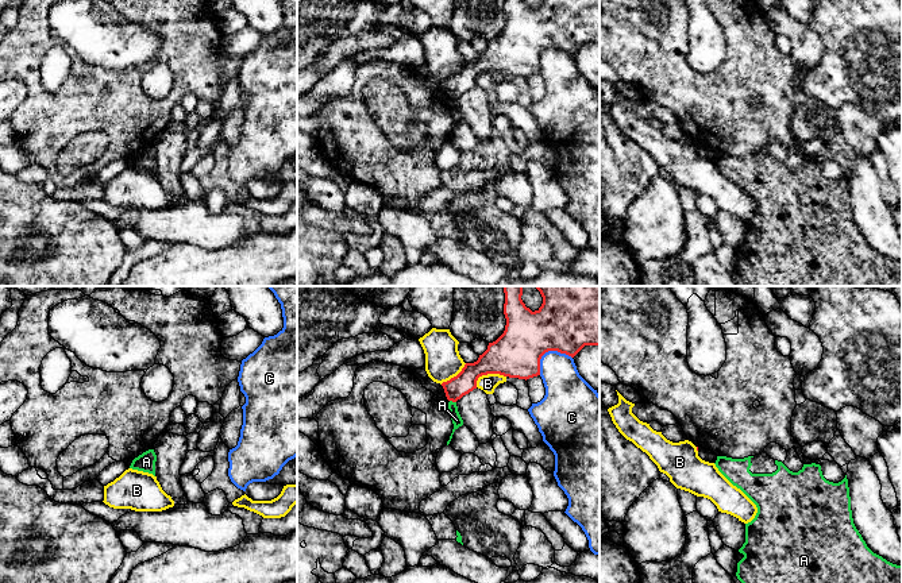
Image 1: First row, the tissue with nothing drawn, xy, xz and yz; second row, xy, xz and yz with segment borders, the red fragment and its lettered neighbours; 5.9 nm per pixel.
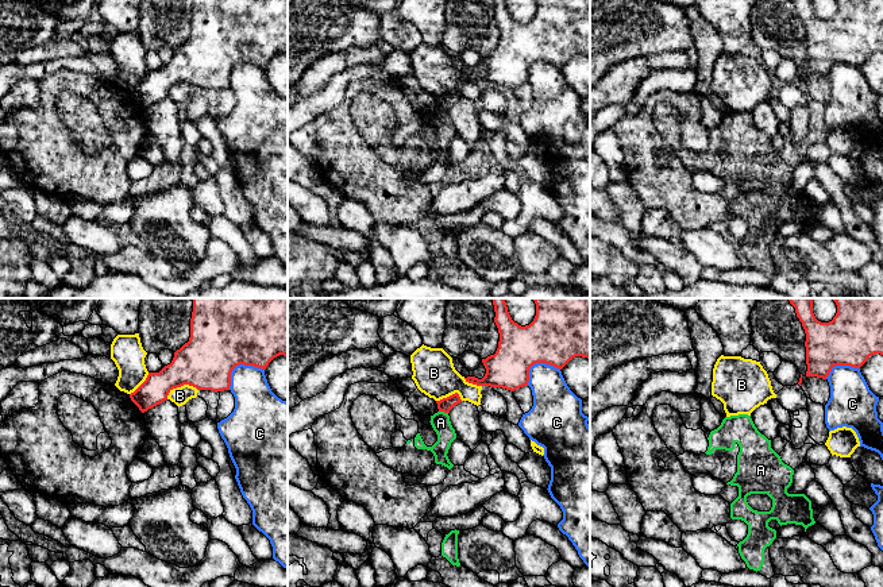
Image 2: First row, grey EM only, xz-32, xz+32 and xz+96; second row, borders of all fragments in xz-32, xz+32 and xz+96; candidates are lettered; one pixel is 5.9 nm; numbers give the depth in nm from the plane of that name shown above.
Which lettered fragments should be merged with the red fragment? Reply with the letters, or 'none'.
none

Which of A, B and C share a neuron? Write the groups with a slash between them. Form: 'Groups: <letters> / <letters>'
Groups: A / B / C

